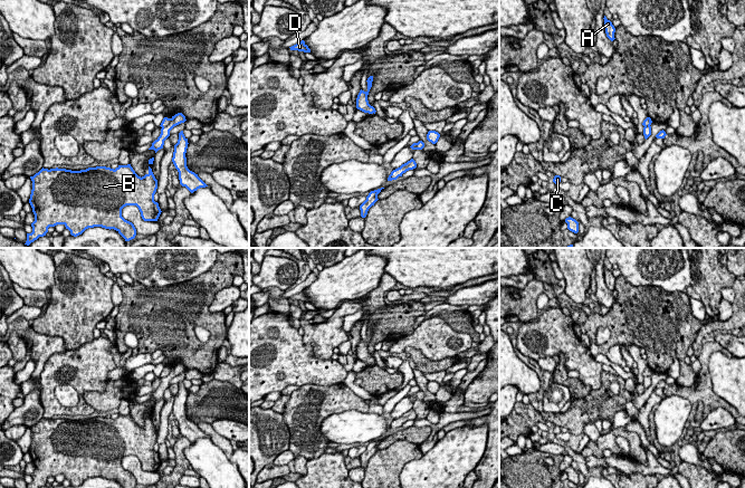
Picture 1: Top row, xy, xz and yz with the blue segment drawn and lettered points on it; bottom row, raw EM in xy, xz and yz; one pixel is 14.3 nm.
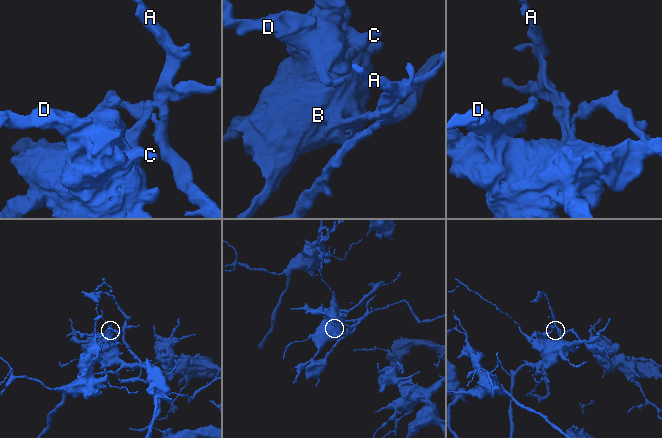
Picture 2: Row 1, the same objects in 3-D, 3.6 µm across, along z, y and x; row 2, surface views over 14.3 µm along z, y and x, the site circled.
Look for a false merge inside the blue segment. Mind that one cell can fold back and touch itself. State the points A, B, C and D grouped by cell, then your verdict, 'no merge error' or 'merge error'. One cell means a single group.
A / B C D; merge error

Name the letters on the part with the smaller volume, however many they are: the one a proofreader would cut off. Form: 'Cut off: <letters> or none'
Cut off: A

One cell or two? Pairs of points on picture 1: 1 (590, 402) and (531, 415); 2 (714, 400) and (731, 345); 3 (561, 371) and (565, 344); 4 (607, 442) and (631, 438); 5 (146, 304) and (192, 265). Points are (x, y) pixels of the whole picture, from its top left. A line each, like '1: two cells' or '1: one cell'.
1: one cell
2: two cells
3: two cells
4: one cell
5: two cells

